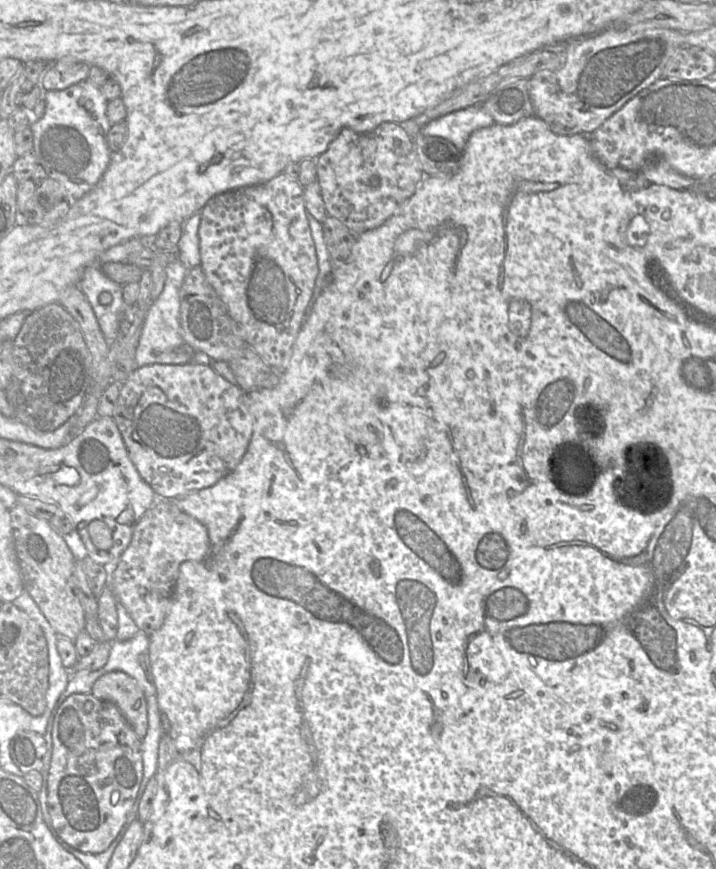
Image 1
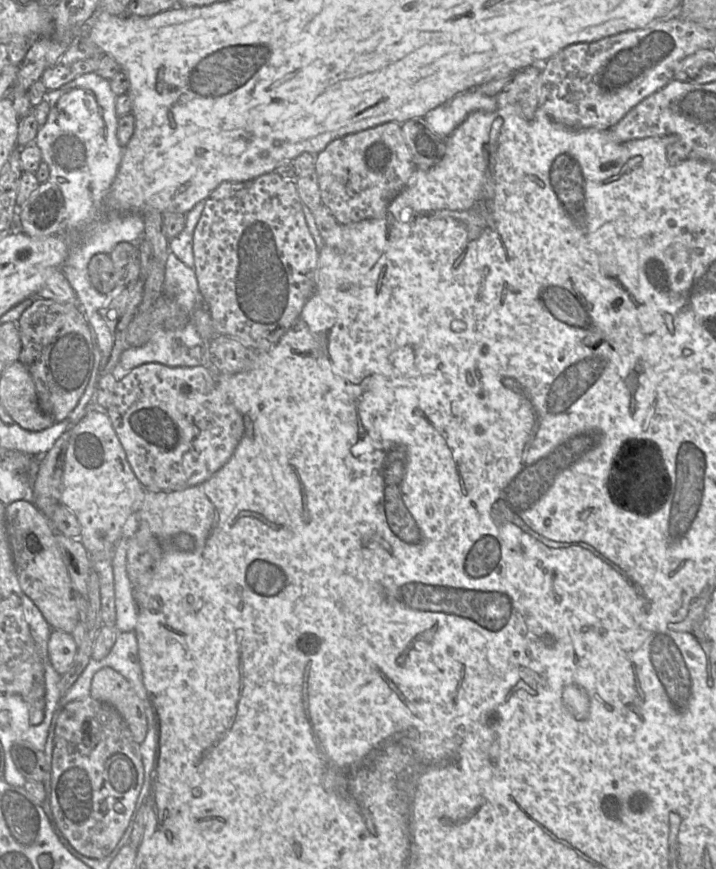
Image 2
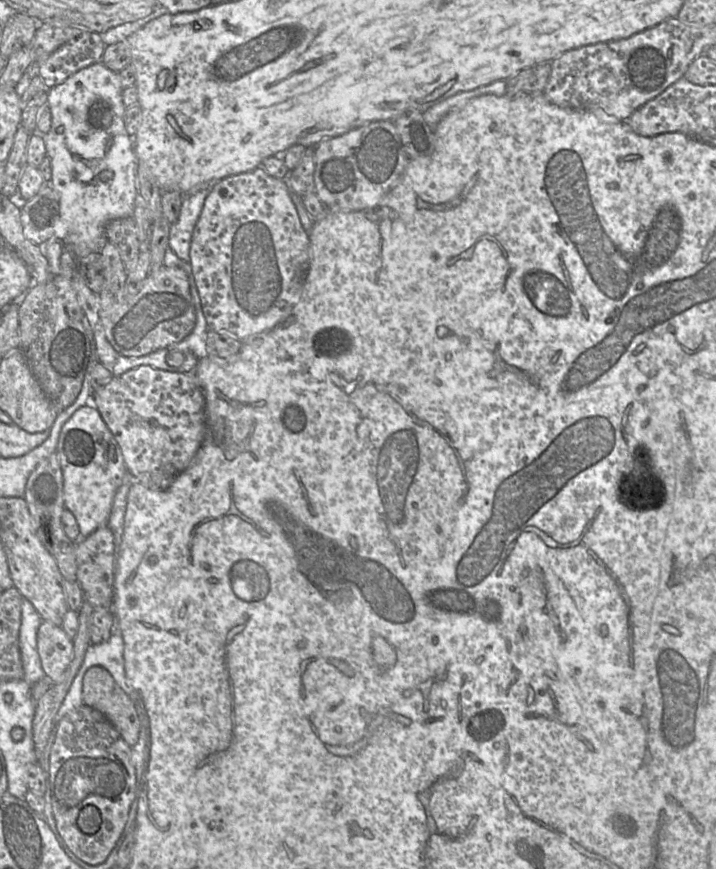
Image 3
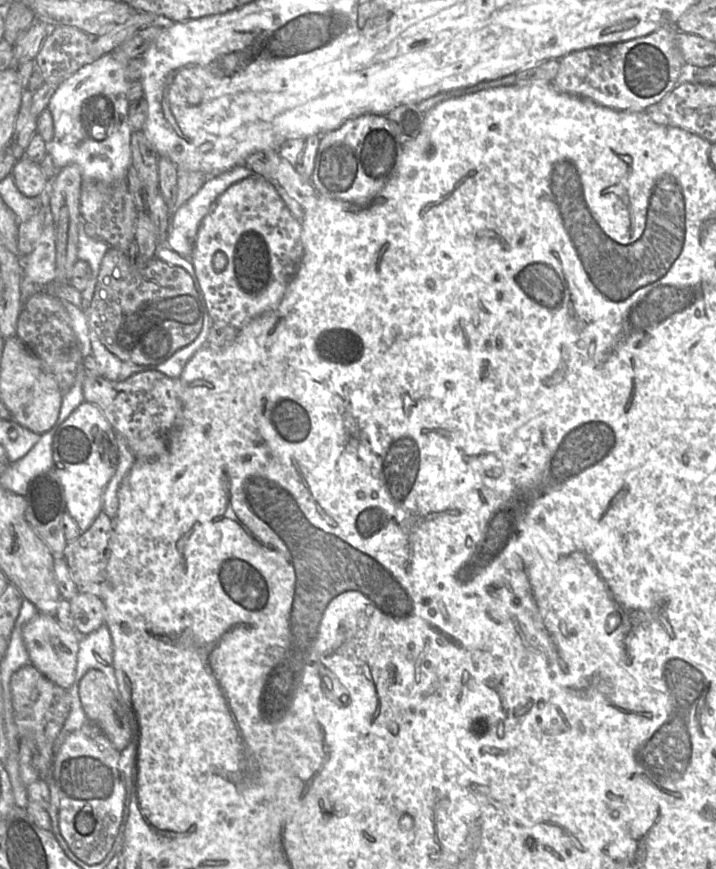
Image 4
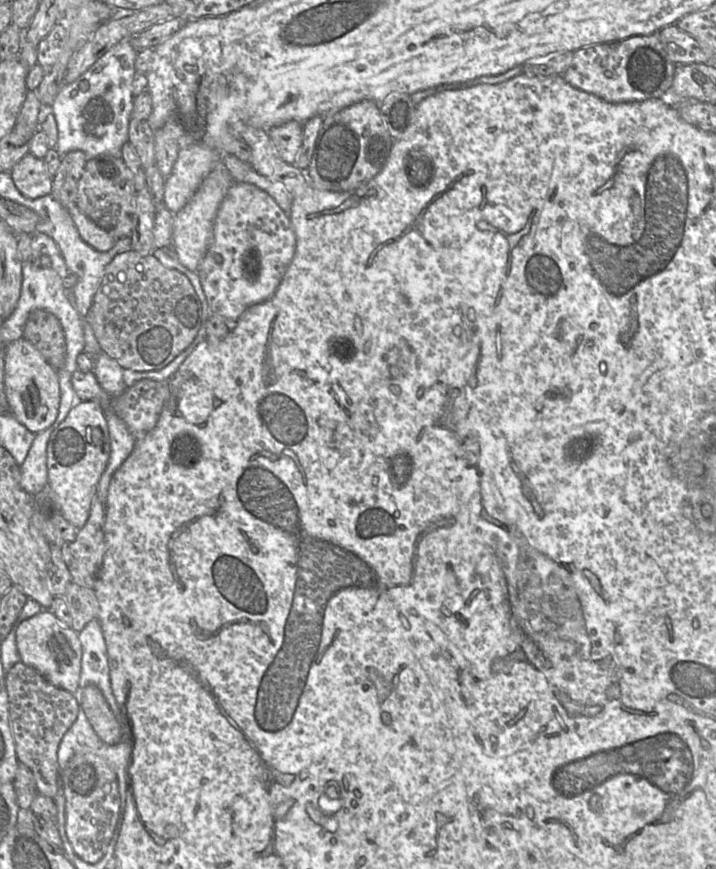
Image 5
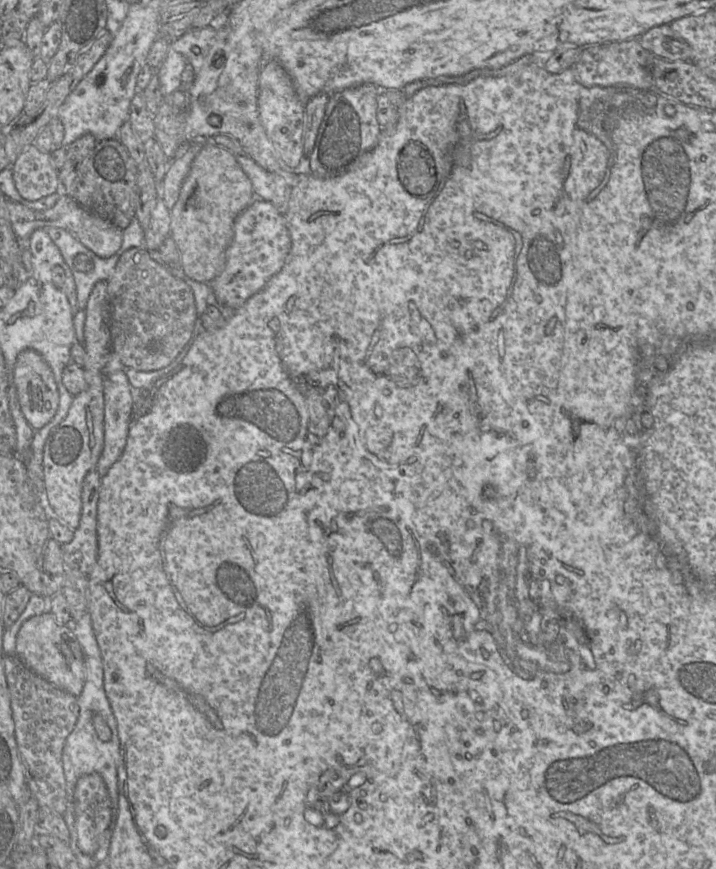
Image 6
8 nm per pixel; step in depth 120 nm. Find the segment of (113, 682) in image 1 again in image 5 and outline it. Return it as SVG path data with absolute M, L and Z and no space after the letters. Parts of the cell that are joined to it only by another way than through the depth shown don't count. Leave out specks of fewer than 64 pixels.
M96 685L85 687L82 696L85 715L97 736L108 745L121 740L121 726L103 693Z

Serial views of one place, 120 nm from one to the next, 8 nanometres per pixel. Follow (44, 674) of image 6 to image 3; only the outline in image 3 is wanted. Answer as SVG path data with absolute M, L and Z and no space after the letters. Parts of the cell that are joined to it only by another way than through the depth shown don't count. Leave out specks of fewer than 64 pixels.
M44 620L37 631L37 651L45 677L48 677L52 684L62 682L74 657L73 639L68 637L62 627Z

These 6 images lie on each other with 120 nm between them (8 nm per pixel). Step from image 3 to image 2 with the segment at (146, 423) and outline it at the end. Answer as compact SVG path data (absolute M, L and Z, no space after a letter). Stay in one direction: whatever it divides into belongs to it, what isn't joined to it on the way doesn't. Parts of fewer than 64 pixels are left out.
M149 362L133 368L123 379L116 381L110 405L106 409L116 435L123 446L127 460L140 483L149 491L178 491L200 484L210 478L233 455L245 433L243 415L235 408L225 391L219 385L217 377L203 366L170 367L156 362Z

